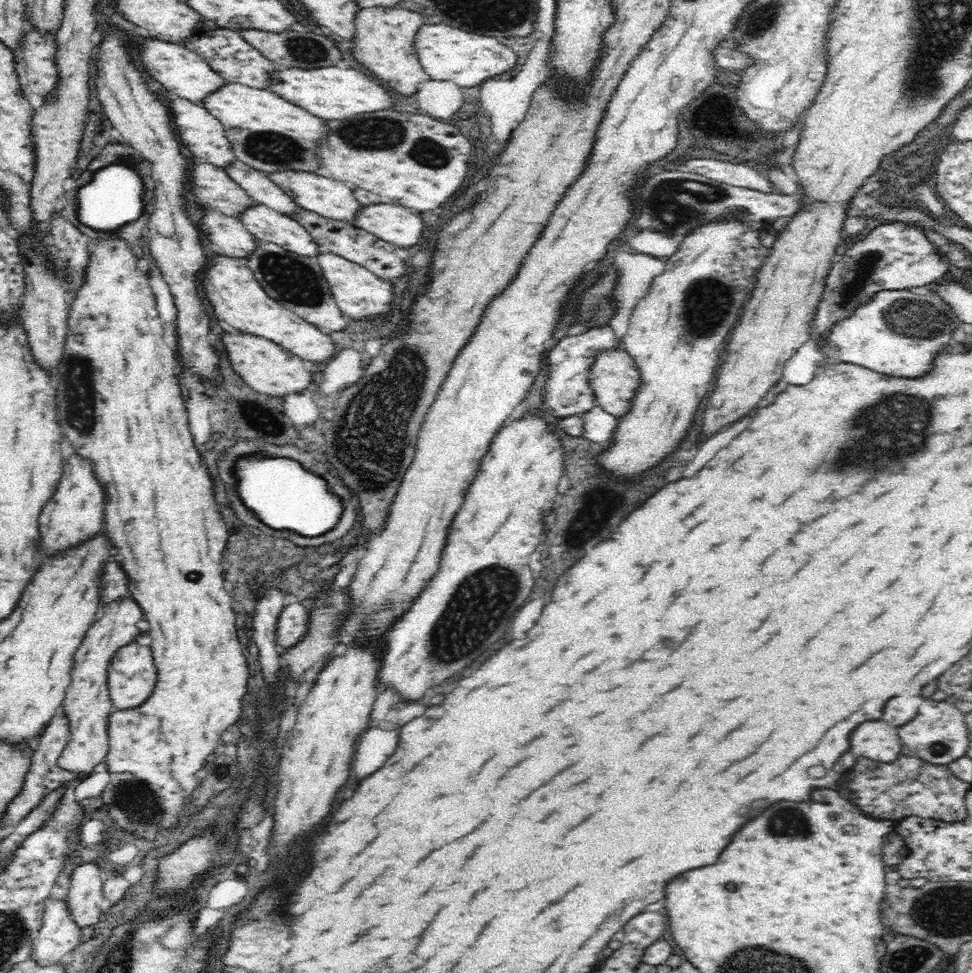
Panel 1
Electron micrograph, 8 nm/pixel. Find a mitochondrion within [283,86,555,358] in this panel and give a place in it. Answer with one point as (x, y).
(378, 132)

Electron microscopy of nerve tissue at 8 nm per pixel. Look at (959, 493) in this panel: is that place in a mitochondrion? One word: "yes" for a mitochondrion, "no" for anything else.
no

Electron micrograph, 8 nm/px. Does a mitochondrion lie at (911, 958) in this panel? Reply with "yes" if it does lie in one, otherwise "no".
yes

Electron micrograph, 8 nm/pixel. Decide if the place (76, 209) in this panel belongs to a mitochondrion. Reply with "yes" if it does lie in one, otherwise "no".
no

